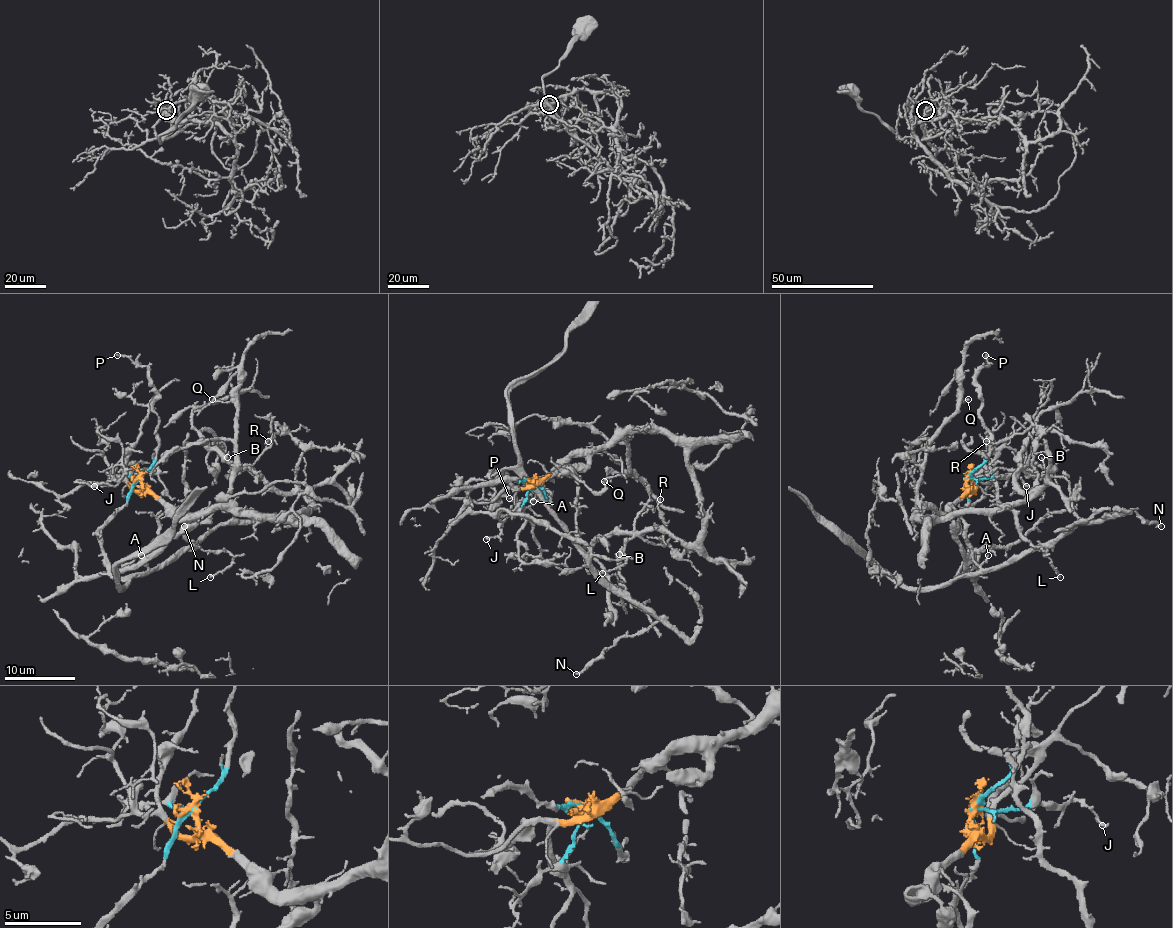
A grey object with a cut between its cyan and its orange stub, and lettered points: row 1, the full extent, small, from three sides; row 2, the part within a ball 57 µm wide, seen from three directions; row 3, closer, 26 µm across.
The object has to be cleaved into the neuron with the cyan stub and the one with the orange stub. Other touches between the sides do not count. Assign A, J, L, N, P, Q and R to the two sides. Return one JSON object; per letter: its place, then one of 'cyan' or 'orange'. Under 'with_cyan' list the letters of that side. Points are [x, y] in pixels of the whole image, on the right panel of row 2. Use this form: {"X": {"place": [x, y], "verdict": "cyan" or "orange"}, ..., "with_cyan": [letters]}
{"A": {"place": [988, 555], "verdict": "cyan"}, "J": {"place": [1026, 486], "verdict": "cyan"}, "L": {"place": [1060, 577], "verdict": "cyan"}, "N": {"place": [1161, 526], "verdict": "cyan"}, "P": {"place": [985, 355], "verdict": "cyan"}, "Q": {"place": [968, 399], "verdict": "orange"}, "R": {"place": [986, 441], "verdict": "orange"}, "with_cyan": ["A", "J", "L", "N", "P"]}

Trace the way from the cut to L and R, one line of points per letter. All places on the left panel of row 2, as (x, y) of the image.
L: (139, 477), (99, 532), (104, 563), (116, 577), (134, 577), (192, 549), (227, 551), (232, 562), (209, 577)
R: (139, 477), (180, 516), (231, 509), (292, 518), (310, 507), (296, 482), (303, 447), (278, 425), (267, 440)

